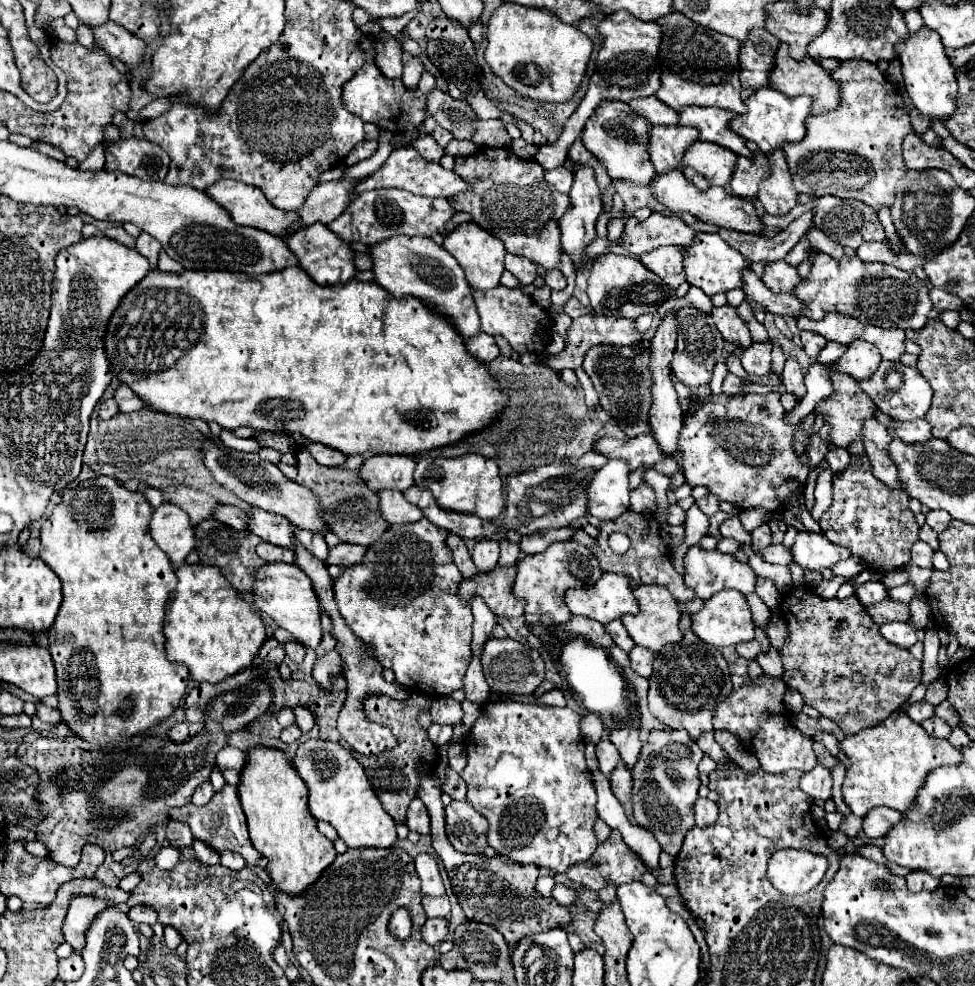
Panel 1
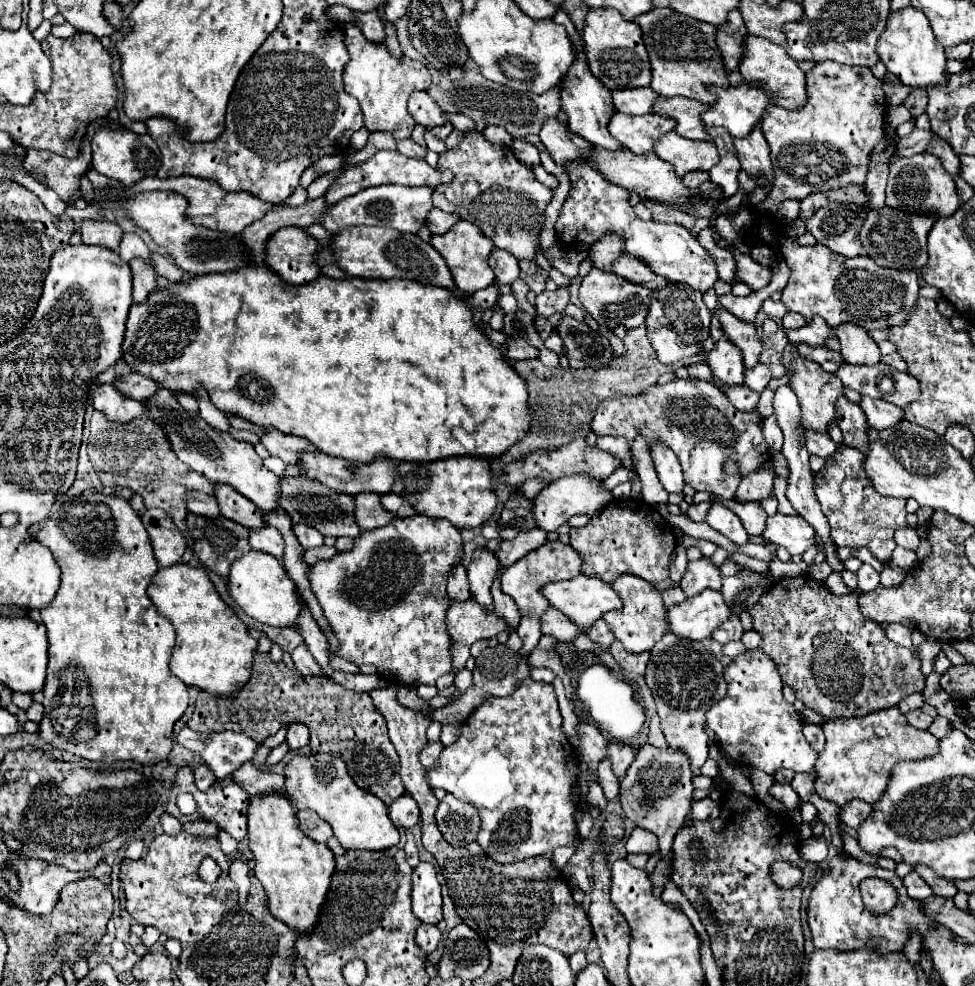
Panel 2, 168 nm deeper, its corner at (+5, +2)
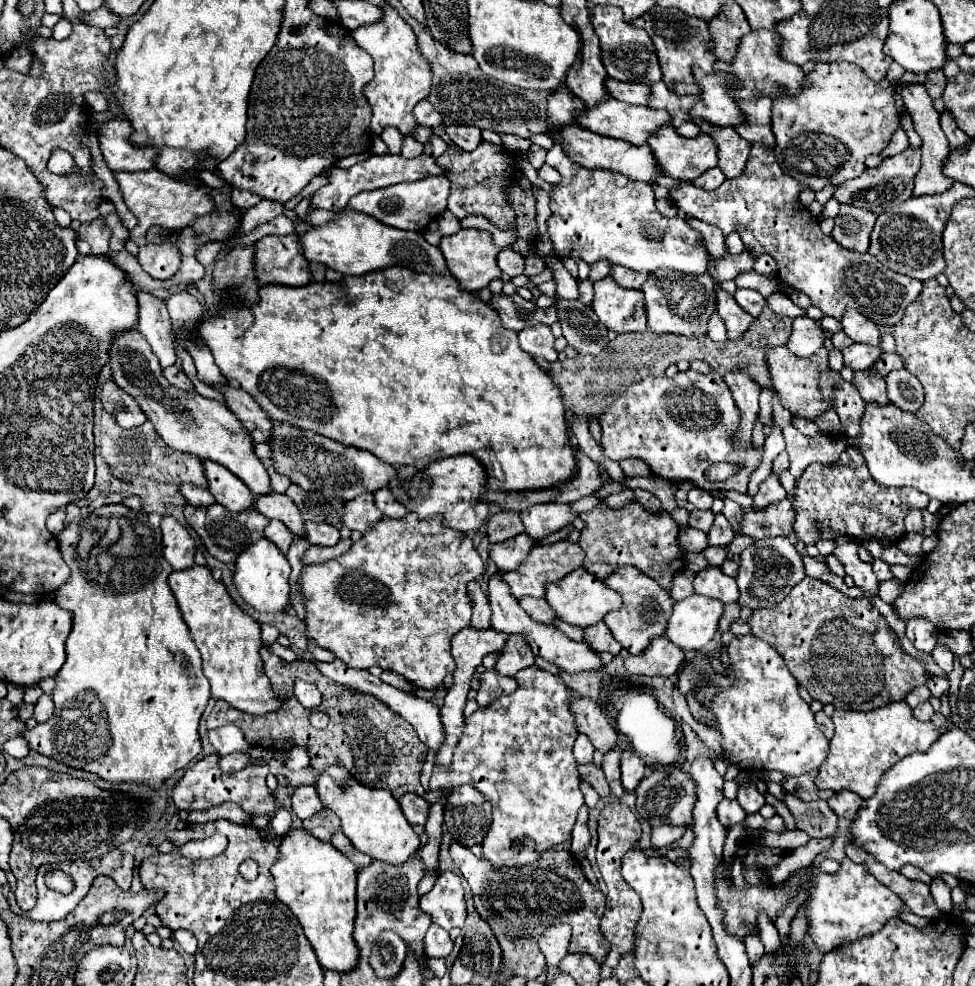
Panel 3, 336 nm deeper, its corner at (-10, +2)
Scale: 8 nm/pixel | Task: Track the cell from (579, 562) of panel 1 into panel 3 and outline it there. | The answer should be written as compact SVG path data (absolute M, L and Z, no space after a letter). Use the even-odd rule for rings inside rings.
M569 540L555 542L555 544L547 544L547 546L535 546L531 550L531 554L527 556L527 560L517 570L505 572L505 578L503 580L509 584L511 594L515 598L523 598L523 596L545 598L545 584L547 582L557 582L565 574L581 568L583 566L583 560L585 560L585 552L577 544L573 544Z

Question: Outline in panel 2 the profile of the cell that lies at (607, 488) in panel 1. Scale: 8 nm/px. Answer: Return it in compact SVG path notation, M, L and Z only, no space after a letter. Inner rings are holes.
M578 474L576 478L566 476L560 478L556 482L552 482L552 486L546 486L534 500L532 500L532 516L534 522L540 530L544 532L554 532L558 526L562 526L564 522L568 522L570 516L574 514L588 514L588 516L596 516L608 502L612 502L612 492L606 492L602 488L600 480L588 478L584 474Z

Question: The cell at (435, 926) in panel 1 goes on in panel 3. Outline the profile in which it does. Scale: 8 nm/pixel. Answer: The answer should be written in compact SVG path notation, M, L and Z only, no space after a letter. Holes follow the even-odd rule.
M433 924L425 934L425 954L429 958L445 958L451 954L451 950L453 940L449 938L449 932Z

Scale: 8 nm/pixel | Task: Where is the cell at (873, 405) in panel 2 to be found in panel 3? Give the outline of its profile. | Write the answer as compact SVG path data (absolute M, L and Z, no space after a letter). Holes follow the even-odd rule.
M855 372L855 386L865 402L875 402L879 406L889 404L883 378L871 378L865 372Z

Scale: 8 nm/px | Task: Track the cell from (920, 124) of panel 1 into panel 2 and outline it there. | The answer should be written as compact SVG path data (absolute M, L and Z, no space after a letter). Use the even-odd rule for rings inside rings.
M910 90L908 98L904 100L904 106L910 110L912 118L918 118L926 110L926 104L928 104L926 90Z

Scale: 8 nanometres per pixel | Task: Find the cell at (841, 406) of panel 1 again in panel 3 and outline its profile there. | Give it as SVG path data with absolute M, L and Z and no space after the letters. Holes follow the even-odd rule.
M777 346L767 352L767 360L769 360L771 376L773 376L773 390L779 394L785 408L789 408L793 414L807 418L807 420L815 420L817 416L825 414L827 410L833 410L833 402L823 400L821 388L819 388L819 374L823 374L825 370L831 370L825 348L819 350L819 354L815 358L805 360L805 358L791 354L787 350L787 346Z

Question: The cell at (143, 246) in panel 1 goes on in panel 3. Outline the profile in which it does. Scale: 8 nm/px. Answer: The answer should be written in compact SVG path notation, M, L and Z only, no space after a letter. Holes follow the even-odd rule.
M145 290L137 292L139 302L139 326L137 330L147 338L151 350L161 362L161 368L175 364L175 346L171 342L171 318L161 298L151 296Z

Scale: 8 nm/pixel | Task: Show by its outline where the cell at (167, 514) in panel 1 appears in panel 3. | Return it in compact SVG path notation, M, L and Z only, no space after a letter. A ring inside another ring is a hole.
M163 516L161 520L163 532L163 556L173 566L173 570L185 570L193 566L195 556L195 540L173 516Z

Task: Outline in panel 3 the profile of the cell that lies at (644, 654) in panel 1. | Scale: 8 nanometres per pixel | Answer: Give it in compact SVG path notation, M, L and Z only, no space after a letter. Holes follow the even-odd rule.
M665 636L655 638L643 654L633 656L629 652L623 654L625 668L631 674L645 674L645 676L673 676L683 662L683 650L675 646Z

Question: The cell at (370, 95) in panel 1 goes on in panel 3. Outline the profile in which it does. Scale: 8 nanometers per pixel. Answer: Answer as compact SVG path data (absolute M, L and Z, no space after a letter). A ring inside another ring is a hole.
M383 6L383 22L359 26L351 32L353 40L361 50L365 50L375 62L375 78L365 86L365 98L373 108L371 130L375 136L381 134L383 128L395 126L403 136L411 136L417 128L413 118L413 108L419 100L427 98L433 84L433 72L429 62L417 48L415 34L409 24L389 6Z

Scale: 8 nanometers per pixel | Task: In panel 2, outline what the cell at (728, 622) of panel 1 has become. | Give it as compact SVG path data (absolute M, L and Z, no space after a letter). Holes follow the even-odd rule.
M710 588L670 606L666 612L668 632L688 640L710 638L712 630L720 626L720 622L728 620L728 616L730 610L724 604L722 594Z

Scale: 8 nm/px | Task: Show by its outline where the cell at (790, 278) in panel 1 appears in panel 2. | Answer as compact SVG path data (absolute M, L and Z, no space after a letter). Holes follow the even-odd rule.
M726 246L726 248L732 250L732 254L736 258L736 280L738 282L744 282L744 284L752 286L754 290L760 290L760 288L770 284L770 278L772 278L772 270L770 268L764 268L758 262L754 262L750 258L750 254L738 252L732 246Z

